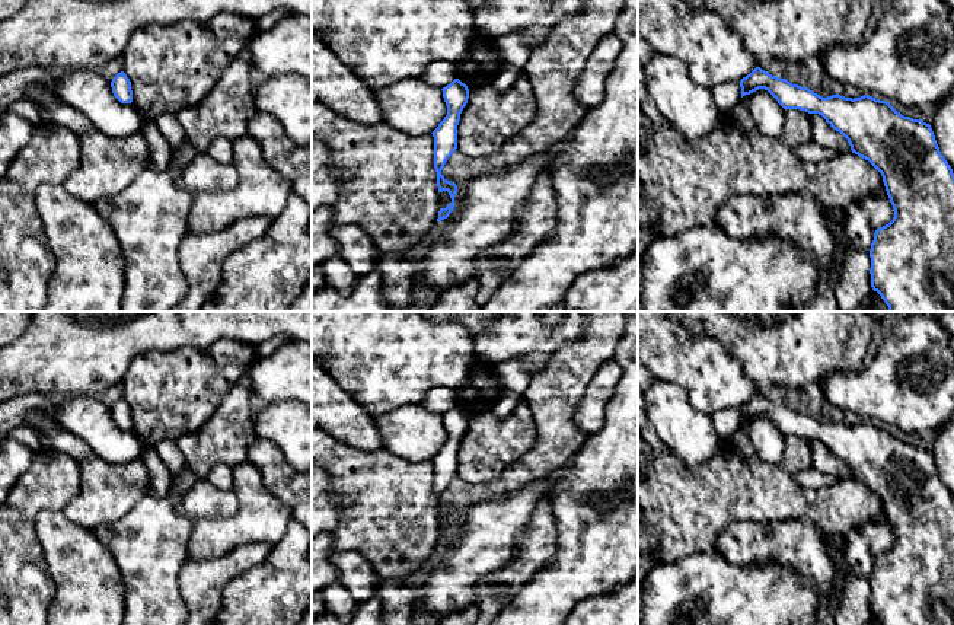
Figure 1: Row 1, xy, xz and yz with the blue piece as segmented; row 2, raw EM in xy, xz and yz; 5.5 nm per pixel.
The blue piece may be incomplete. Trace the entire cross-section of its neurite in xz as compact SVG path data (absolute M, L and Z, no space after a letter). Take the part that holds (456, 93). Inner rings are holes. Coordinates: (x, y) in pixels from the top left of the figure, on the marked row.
M454 79L441 90L447 106L447 115L431 133L434 137L434 168L437 172L438 192L447 191L452 198L452 203L446 208L440 208L437 221L447 219L449 214L454 210L454 197L457 194L457 185L454 182L447 181L441 175L441 170L447 159L457 149L457 125L460 121L460 114L469 99L468 86L462 83L459 79Z

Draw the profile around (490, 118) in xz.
M520 76L507 92L497 92L491 83L469 90L469 99L457 125L457 152L468 157L494 157L501 147L521 133L535 118L536 101L527 77Z

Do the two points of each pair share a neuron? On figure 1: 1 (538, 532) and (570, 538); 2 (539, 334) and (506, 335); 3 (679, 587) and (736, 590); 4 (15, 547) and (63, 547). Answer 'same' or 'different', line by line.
1: different
2: same
3: same
4: different

